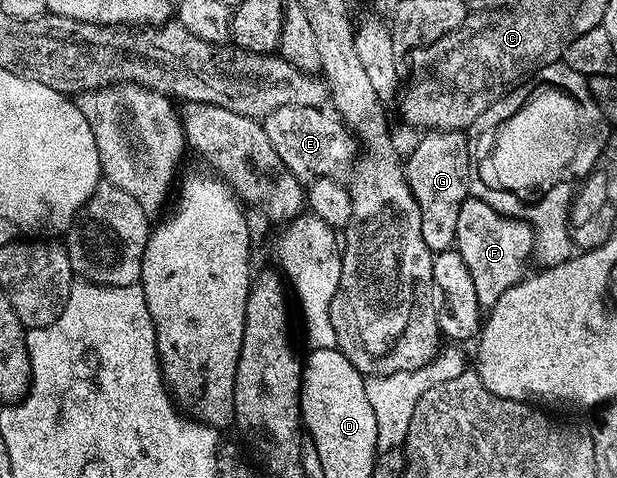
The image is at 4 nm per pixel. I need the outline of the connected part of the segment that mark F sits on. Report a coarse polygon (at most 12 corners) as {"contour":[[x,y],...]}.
{"contour":[[474,197],[453,247],[480,308],[524,278],[534,236]]}

